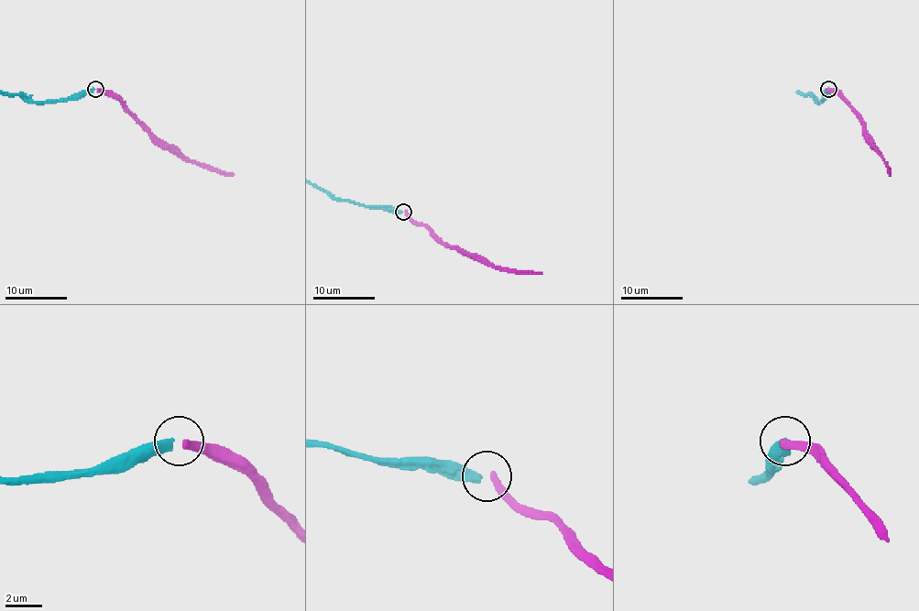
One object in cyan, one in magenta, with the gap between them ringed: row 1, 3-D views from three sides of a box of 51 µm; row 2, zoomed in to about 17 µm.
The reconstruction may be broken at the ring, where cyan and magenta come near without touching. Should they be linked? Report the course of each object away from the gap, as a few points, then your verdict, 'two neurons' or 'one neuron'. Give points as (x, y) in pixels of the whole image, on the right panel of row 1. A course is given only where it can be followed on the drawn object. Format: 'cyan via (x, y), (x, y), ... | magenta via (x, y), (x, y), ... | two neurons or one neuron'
magenta via (828, 89), (837, 93), (859, 116), (864, 131), (871, 138), (891, 174) | one neuron

